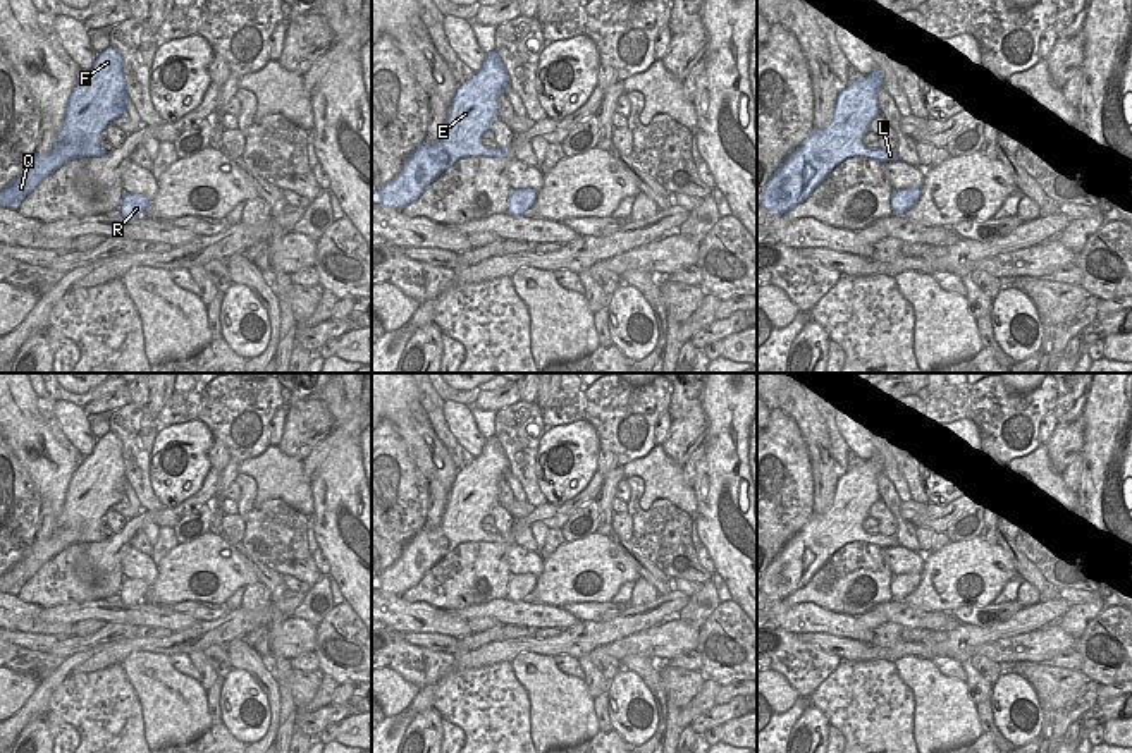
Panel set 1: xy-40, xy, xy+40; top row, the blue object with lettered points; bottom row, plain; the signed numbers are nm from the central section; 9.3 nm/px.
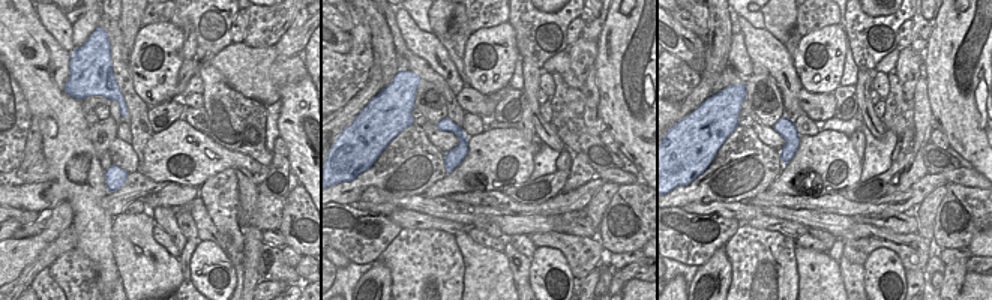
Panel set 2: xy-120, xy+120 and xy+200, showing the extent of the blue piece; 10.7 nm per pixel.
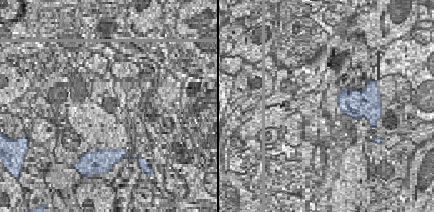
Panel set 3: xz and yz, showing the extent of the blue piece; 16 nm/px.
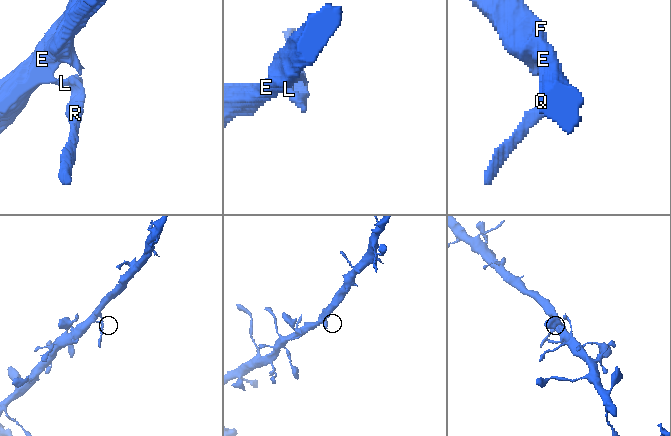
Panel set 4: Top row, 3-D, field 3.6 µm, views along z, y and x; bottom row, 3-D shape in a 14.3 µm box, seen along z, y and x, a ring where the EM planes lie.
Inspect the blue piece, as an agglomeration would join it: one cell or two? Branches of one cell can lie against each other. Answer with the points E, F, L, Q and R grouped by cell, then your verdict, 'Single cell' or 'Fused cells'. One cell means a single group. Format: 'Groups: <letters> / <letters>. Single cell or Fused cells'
Groups: E F Q / L R. Fused cells.

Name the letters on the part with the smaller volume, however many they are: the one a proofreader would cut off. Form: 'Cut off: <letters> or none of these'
Cut off: L, R

